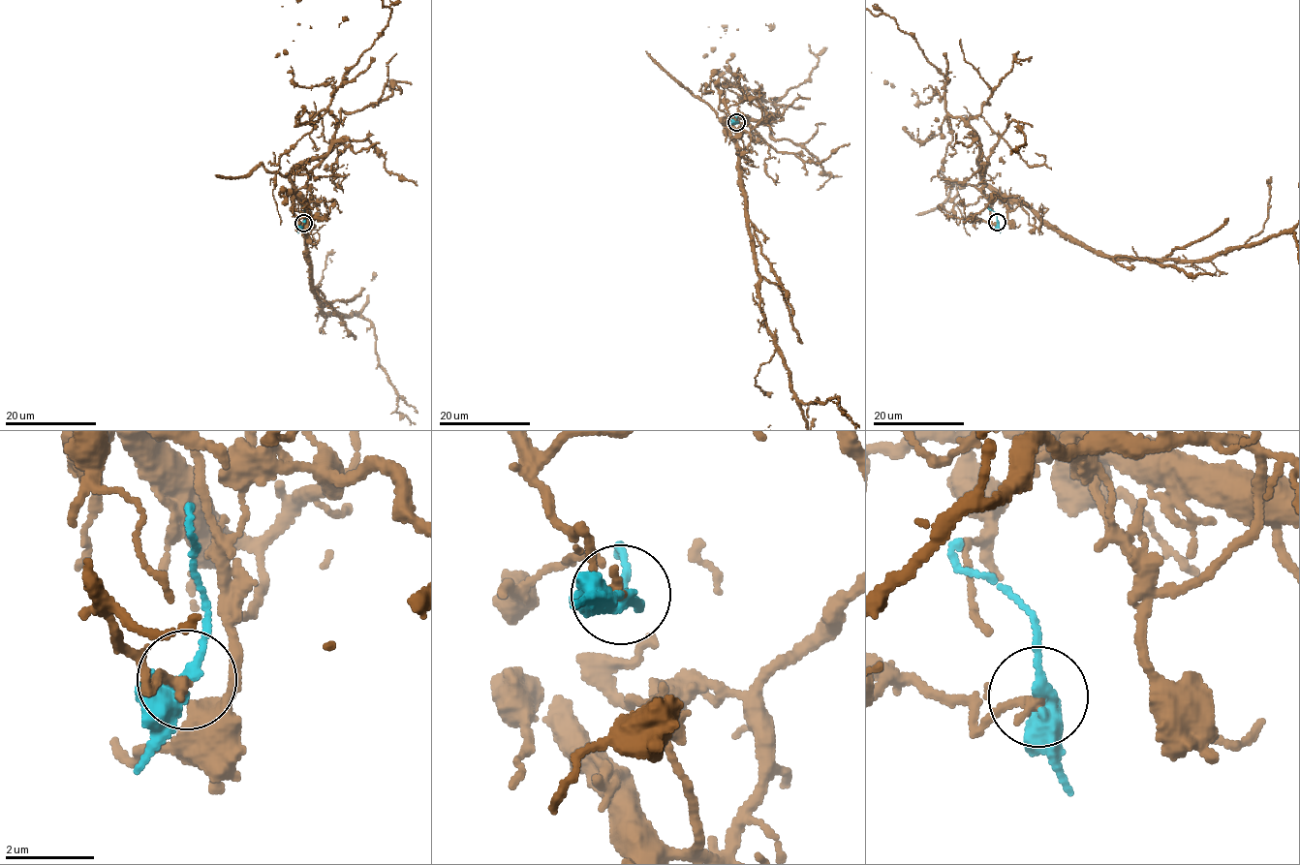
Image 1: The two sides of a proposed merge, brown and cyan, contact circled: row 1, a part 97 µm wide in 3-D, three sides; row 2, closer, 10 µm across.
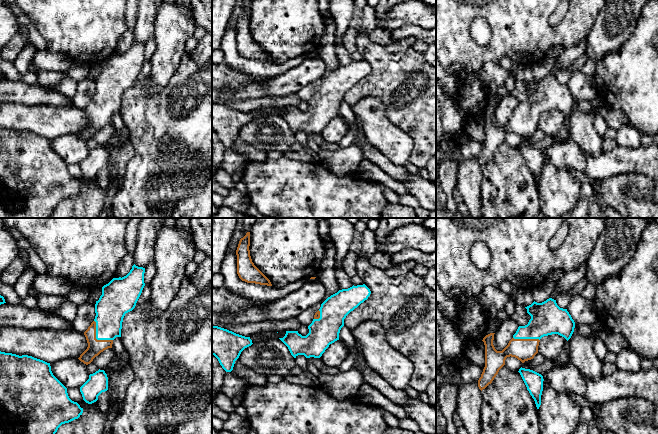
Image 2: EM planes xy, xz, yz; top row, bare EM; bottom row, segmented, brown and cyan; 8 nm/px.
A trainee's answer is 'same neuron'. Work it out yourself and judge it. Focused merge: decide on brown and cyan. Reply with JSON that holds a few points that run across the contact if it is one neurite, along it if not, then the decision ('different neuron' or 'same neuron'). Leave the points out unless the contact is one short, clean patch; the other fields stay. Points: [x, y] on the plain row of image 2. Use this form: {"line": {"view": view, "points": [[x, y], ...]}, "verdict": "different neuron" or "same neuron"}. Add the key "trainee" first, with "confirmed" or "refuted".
{"trainee": "confirmed", "line": {"view": "xy", "points": [[95, 123], [95, 113], [107, 101], [110, 86]]}, "verdict": "same neuron"}

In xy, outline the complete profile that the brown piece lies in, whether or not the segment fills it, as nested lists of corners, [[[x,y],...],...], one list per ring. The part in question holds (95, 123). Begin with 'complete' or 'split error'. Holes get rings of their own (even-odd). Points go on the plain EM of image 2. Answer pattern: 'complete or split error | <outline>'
split error | [[[134,40],[126,52],[113,54],[108,60],[102,63],[102,71],[95,80],[95,95],[84,108],[88,123],[78,134],[81,138],[86,141],[90,140],[101,128],[112,124],[113,116],[116,113],[121,113],[123,94],[126,89],[135,84],[145,62],[144,49],[145,44]]]

